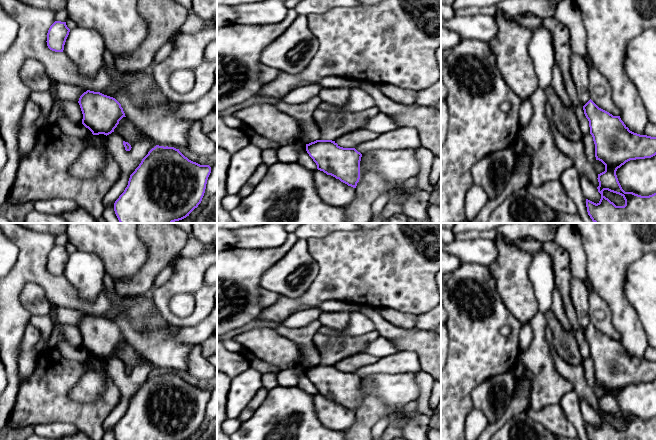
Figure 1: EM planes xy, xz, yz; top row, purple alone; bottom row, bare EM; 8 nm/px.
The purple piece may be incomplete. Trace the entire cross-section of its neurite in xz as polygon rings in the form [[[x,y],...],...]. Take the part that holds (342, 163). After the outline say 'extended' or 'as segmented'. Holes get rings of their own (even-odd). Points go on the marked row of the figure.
[[[316,140],[306,144],[306,151],[318,170],[356,188],[362,154],[355,148],[340,147],[332,140]]] | as segmented

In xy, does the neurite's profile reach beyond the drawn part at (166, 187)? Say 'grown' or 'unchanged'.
unchanged

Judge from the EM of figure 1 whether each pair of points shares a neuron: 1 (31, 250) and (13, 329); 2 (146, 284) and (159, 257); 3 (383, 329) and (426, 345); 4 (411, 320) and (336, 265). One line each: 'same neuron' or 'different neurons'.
1: same neuron
2: same neuron
3: same neuron
4: different neurons

